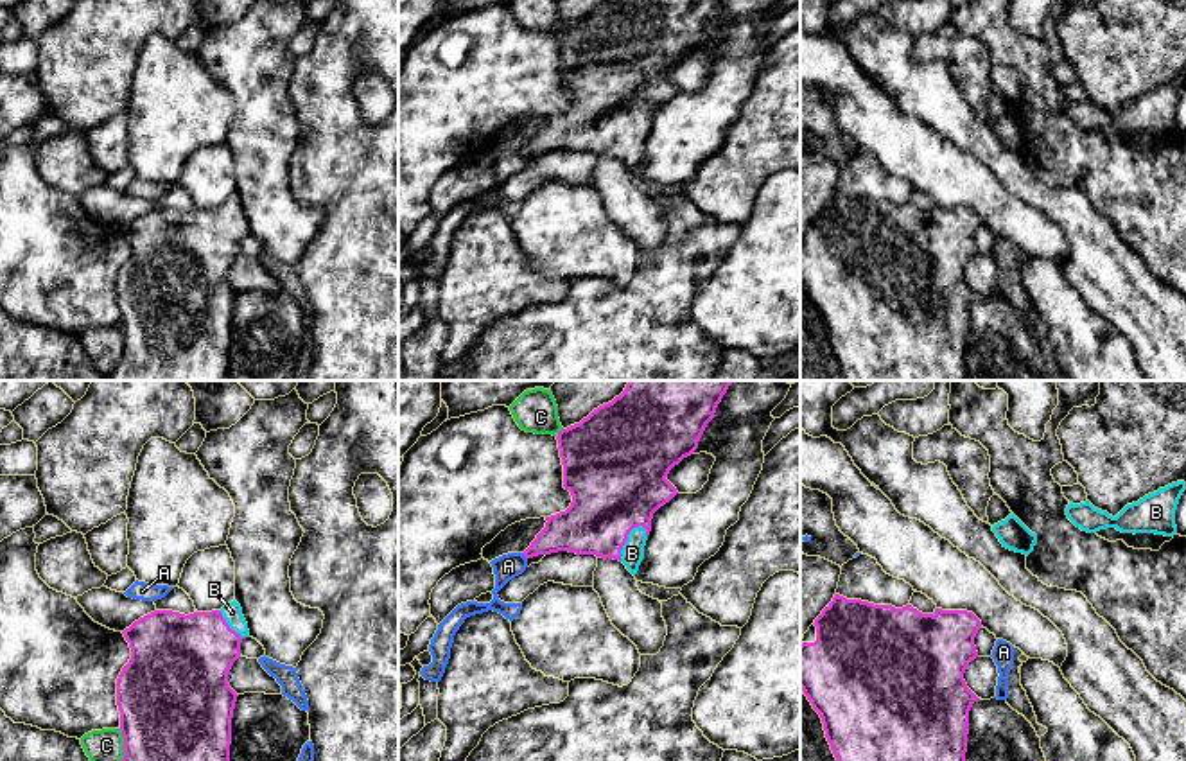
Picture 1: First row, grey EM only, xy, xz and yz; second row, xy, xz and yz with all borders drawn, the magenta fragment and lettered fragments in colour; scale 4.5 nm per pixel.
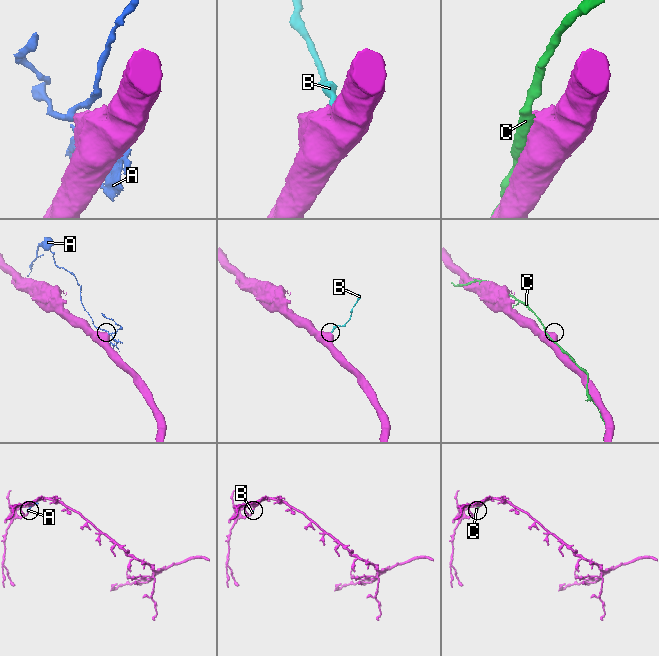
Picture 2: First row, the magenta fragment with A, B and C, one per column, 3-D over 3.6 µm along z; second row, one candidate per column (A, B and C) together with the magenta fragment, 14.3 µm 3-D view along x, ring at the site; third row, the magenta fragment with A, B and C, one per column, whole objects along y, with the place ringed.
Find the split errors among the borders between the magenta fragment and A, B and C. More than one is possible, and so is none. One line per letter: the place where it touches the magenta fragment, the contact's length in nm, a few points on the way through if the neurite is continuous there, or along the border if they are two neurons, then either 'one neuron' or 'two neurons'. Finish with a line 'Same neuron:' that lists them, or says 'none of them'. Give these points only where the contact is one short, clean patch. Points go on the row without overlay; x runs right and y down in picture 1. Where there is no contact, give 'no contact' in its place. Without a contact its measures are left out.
A: contact xz (524, 153); length 40 nm; border xz (523, 151), (526, 157); two neurons
B: contact xz (627, 137); length 190 nm; way xz (616, 83), (616, 124), (627, 137), (632, 151); one neuron
C: contact xy (124, 352); length 240 nm; two neurons
Same neuron: B

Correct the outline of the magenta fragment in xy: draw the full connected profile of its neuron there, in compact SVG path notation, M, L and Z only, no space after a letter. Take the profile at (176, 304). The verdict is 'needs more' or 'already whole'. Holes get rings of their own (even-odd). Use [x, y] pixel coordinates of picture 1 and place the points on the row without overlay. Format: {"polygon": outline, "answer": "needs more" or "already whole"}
{"polygon": "M233 197L221 208L188 214L154 208L122 232L131 246L131 257L117 276L124 355L106 380L231 380L231 316L239 293L230 285L228 271L240 255L242 237L249 235L240 203Z", "answer": "needs more"}

